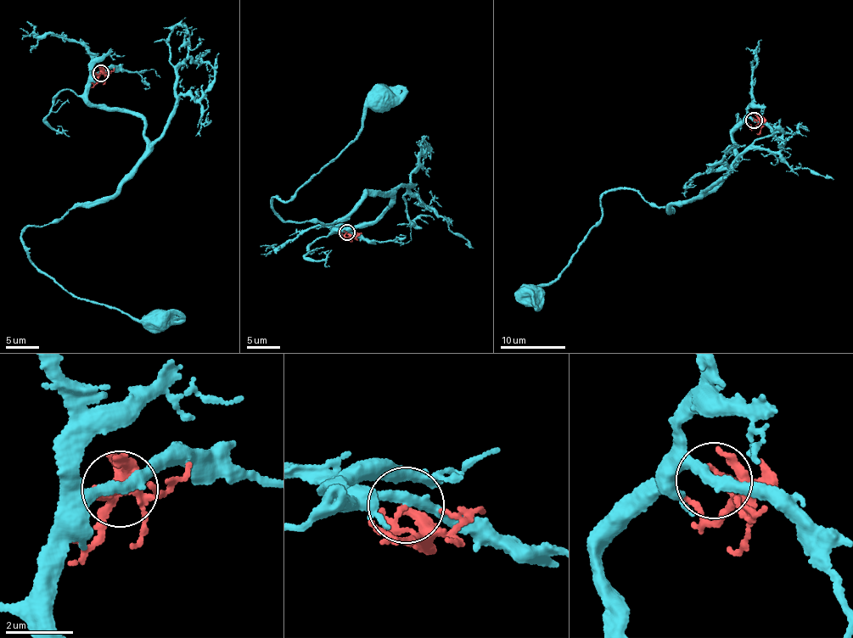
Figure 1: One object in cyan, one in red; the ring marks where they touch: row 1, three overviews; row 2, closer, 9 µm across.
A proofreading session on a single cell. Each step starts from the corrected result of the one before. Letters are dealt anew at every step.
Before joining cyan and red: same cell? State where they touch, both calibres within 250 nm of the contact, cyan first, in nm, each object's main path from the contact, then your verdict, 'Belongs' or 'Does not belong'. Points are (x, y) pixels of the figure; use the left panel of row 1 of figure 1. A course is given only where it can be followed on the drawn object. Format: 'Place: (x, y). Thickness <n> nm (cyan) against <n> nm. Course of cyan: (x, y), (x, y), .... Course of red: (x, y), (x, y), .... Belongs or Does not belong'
Place: (100, 73). Thickness 300 nm (cyan) against 180 nm. Course of cyan: (101, 73), (88, 99), (143, 120), (143, 156), (113, 193), (21, 238), (75, 295), (155, 321). Course of red: (101, 73), (112, 71), (115, 67). Does not belong

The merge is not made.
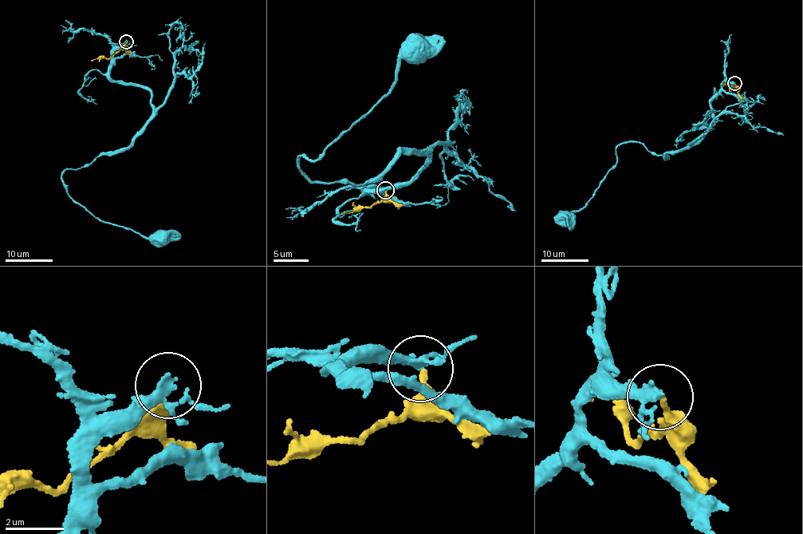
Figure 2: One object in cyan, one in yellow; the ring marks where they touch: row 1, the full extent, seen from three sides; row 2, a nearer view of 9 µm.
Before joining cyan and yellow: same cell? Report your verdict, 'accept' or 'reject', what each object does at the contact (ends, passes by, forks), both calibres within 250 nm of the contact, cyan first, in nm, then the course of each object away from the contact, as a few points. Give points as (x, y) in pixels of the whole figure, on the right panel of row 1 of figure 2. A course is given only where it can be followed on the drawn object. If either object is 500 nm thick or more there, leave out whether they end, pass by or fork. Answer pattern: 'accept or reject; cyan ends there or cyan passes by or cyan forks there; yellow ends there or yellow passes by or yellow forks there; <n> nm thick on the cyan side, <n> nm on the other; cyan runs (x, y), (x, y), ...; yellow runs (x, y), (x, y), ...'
reject; cyan forks there; yellow ends there; 200 nm thick on the cyan side, 180 nm on the other; cyan runs (734, 83), (710, 100), (714, 118), (692, 144), (667, 156), (620, 144), (597, 189), (565, 219); yellow runs (734, 83), (735, 86), (730, 91), (724, 83)

